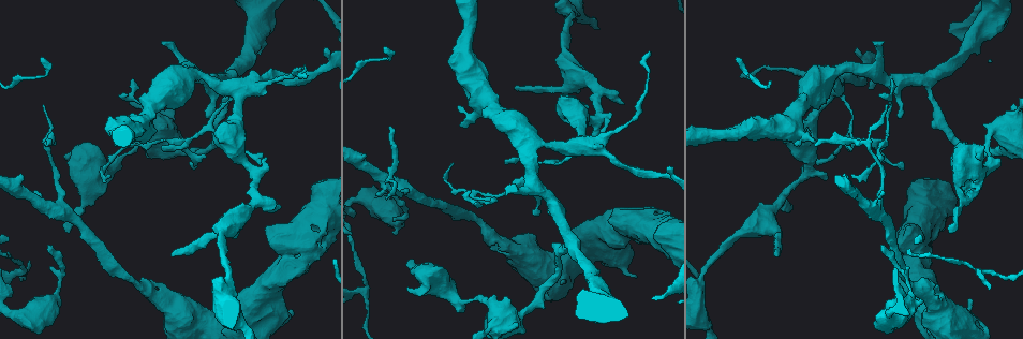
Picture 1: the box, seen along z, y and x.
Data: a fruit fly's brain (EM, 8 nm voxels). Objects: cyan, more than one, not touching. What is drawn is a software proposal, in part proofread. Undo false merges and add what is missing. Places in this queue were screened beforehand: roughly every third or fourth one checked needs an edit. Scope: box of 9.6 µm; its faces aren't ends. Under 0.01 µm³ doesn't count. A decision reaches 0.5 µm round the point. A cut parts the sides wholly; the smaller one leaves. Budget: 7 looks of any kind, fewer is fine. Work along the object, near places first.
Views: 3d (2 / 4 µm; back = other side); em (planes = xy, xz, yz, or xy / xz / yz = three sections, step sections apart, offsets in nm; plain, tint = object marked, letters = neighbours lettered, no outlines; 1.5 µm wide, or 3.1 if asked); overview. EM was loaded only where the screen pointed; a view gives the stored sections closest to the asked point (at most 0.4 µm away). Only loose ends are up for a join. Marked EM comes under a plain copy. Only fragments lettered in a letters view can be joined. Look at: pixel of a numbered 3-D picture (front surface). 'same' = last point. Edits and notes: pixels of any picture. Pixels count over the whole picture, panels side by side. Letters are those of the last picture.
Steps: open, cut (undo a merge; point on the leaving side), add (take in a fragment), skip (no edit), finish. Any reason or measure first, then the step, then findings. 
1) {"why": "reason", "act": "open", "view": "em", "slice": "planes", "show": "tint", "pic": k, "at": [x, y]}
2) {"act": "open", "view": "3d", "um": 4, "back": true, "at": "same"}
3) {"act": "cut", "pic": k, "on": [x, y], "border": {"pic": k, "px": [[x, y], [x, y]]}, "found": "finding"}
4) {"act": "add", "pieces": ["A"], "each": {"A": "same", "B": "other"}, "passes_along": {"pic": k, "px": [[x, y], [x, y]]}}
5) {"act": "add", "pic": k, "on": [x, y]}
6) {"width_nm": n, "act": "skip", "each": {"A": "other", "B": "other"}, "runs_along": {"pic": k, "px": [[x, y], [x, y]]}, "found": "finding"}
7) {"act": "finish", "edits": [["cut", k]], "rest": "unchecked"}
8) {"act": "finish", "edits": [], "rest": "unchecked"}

{"why": "branch stops here", "act": "open", "view": "em", "slice": "xy", "step": 4, "show": "letters", "pic": 1, "at": [883, 42]}

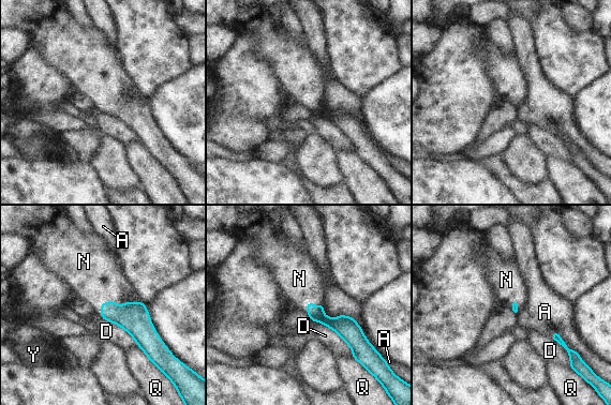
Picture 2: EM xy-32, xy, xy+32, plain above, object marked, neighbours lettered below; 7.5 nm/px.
{"act": "add", "pic": 2, "on": [94, 275], "each": {"A": "other", "D": "other", "N": "same", "Q": "other", "Y": "other"}, "passes_along": {"pic": 2, "px": [[138, 325], [114, 302], [94, 275]]}, "found": "the neuron continues"}

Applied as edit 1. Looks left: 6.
{"why": "redraw", "act": "open", "view": "overview"}

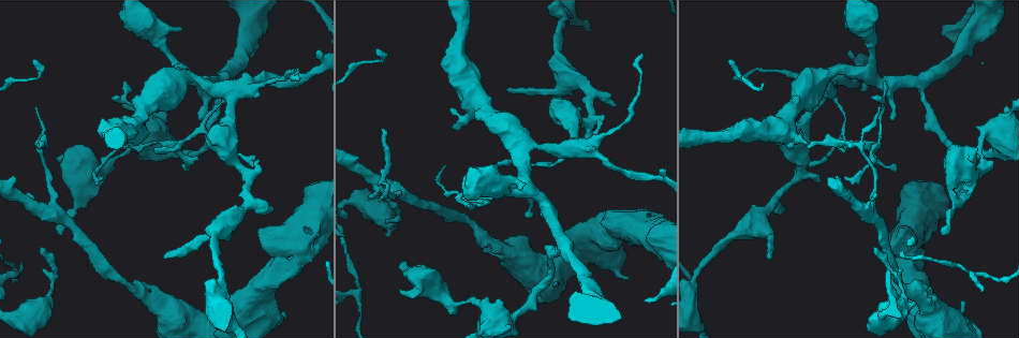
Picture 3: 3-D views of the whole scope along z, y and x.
{"why": "a narrow waist", "act": "open", "view": "3d", "um": 4, "pic": 3, "at": [865, 147]}

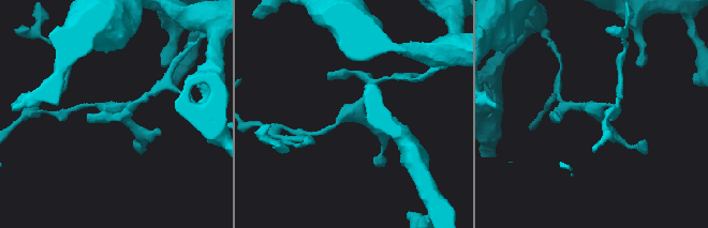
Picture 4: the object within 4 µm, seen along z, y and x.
{"arms": 3, "act": "open", "view": "em", "slice": "planes", "show": "letters", "pic": 4, "at": [116, 106]}

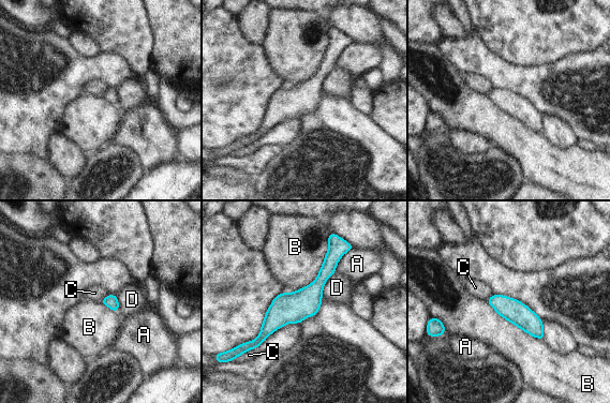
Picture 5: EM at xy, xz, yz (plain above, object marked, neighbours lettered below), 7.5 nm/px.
{"act": "skip", "each": {"A": "other", "B": "other", "C": "other", "D": "other"}, "runs_along": {"pic": 5, "px": [[338, 249], [320, 282], [255, 344]]}, "found": "all the same neuron"}

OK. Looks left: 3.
{"why": "branch stops here", "act": "open", "view": "em", "slice": "planes", "show": "letters", "pic": 3, "at": [784, 209]}

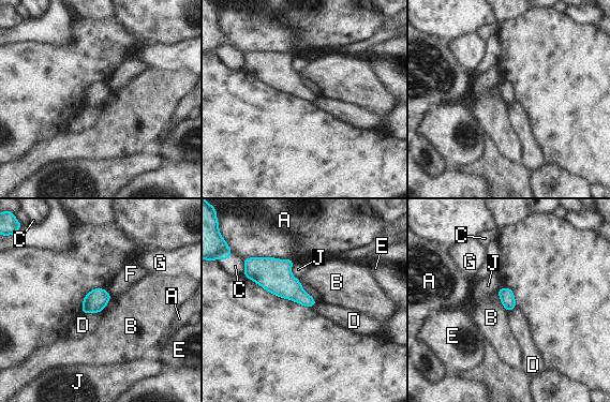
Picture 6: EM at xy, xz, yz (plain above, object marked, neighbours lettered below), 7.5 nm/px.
{"act": "skip", "each": {"A": "other", "B": "other", "C": "other", "D": "other", "E": "other", "F": "other", "G": "other", "J": "other"}, "found": "none of them fits"}

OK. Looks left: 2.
{"act": "finish", "edits": [["add", 2]], "rest": "unchecked"}

